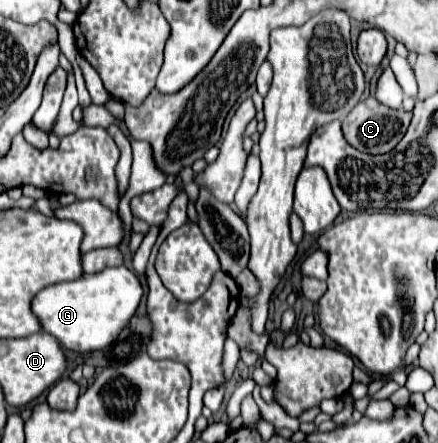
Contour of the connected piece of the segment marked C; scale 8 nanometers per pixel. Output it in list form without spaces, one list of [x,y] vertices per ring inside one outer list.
[[[368,96],[342,120],[342,134],[344,134],[346,142],[360,152],[386,154],[402,140],[402,136],[406,134],[406,128],[410,124],[410,118],[412,118],[410,112],[406,112],[402,108],[400,110],[384,108],[382,104],[378,104],[378,100],[374,100],[374,96]]]

